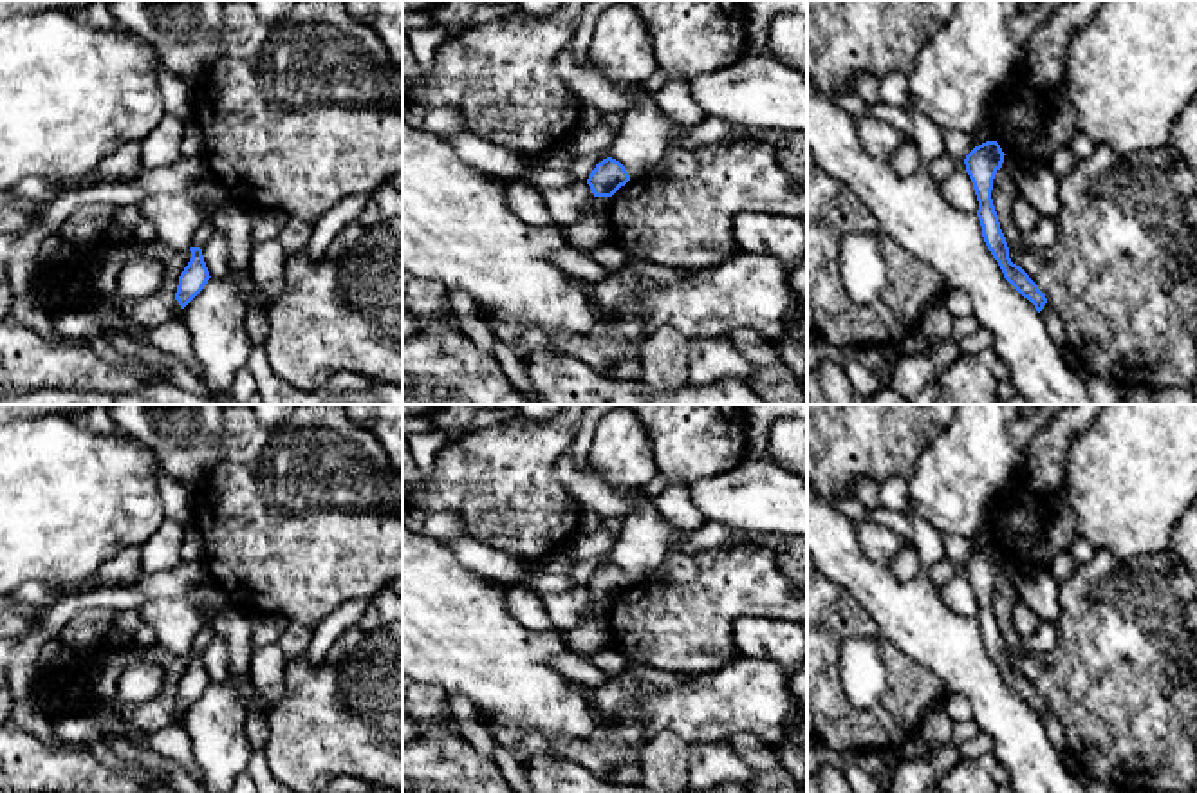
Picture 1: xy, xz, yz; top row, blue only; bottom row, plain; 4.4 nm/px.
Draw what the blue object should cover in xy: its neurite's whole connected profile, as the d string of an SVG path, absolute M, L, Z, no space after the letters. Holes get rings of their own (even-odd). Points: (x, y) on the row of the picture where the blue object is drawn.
M190 247L191 258L179 276L175 300L184 309L208 284L209 271L200 247Z

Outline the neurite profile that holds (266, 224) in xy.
M260 211L255 215L253 229L251 229L251 240L255 244L260 244L264 240L269 240L273 237L278 237L282 231L285 220L289 219L283 211Z

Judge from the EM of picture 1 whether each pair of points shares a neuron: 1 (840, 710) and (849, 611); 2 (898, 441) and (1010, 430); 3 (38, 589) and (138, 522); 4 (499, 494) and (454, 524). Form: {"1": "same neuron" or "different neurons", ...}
{"1": "same neuron", "2": "different neurons", "3": "different neurons", "4": "different neurons"}

